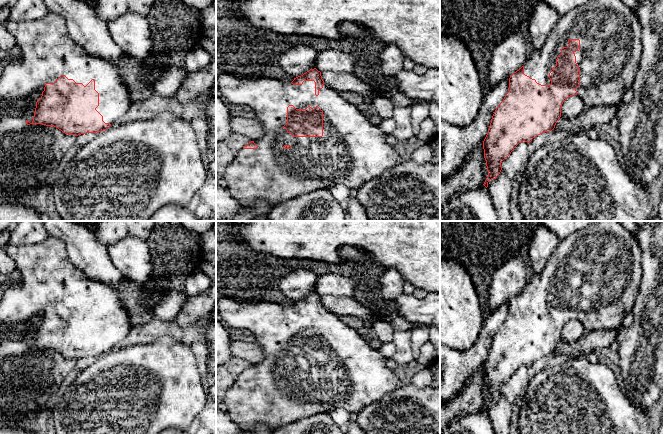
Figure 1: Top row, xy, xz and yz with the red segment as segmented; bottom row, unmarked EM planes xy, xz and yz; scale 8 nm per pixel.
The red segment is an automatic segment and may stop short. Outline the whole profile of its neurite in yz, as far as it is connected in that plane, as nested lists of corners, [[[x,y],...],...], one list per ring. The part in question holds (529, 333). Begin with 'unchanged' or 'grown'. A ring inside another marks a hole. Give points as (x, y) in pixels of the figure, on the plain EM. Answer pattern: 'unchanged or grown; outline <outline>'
grown; outline [[[593,221],[588,227],[583,230],[576,231],[564,239],[559,240],[555,250],[550,255],[546,266],[540,273],[531,274],[529,280],[524,289],[514,296],[509,302],[509,312],[503,325],[496,332],[491,347],[488,353],[488,357],[483,365],[484,382],[486,384],[486,390],[488,394],[488,400],[484,406],[484,410],[488,411],[488,406],[491,403],[496,403],[502,394],[501,386],[507,382],[514,372],[521,366],[531,366],[536,360],[552,355],[559,342],[561,341],[561,331],[563,326],[570,320],[579,320],[584,328],[588,332],[602,330],[602,329],[614,329],[620,330],[623,327],[623,321],[628,313],[632,312],[636,296],[639,292],[639,286],[642,279],[642,266],[641,266],[641,249],[638,243],[636,234],[631,233],[621,224],[620,221]]]

